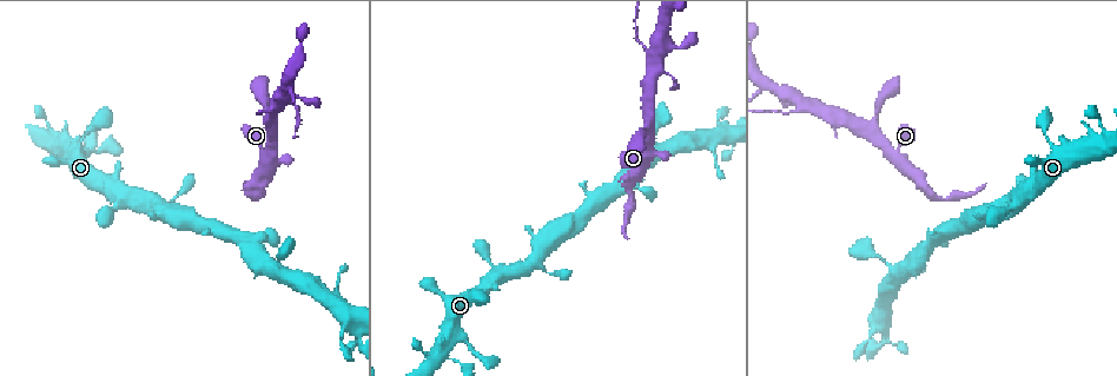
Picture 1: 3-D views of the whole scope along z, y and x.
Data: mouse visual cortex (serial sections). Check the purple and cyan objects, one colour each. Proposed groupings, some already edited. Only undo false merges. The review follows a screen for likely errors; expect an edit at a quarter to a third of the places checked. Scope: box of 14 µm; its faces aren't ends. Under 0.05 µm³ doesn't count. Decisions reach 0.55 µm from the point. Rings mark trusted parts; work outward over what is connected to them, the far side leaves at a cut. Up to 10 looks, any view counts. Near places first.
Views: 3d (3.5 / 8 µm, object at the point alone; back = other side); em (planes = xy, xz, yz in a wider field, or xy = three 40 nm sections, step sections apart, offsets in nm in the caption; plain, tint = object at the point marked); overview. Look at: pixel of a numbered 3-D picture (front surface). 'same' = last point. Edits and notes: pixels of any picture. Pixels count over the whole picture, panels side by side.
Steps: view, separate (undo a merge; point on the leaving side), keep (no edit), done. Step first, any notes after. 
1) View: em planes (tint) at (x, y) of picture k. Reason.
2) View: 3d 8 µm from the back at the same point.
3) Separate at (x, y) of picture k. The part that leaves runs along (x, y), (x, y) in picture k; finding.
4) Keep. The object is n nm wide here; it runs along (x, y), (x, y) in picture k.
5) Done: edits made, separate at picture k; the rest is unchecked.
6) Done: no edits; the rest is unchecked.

View: 3d 8 µm at (1101, 121) of picture 1. Thin neck.

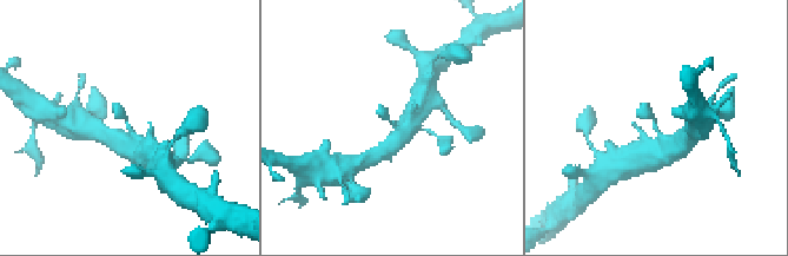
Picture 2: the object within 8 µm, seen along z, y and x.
View: 3d 3.5 µm at (655, 119) of picture 2.

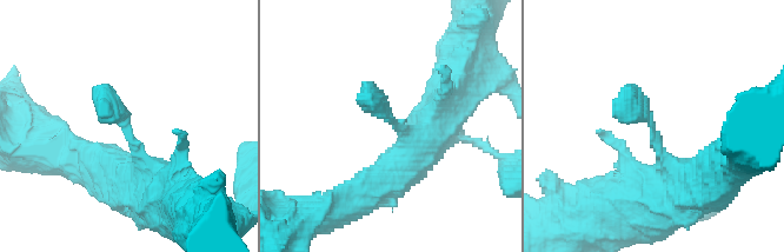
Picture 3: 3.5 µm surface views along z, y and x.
View: em xy step 5 (tint) at (652, 124) of picture 3. Now the EM.

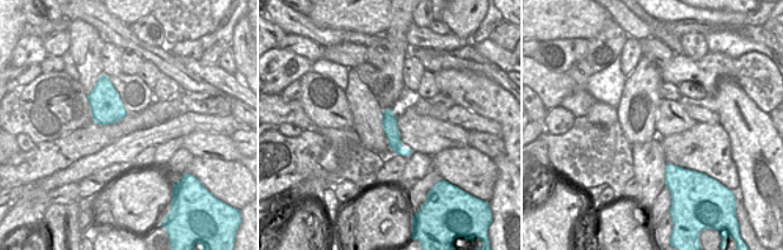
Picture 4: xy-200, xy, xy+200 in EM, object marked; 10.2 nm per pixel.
Keep. It runs along (167, 184), (98, 100) in picture 3; continuous, no second cell.

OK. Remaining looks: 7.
View: 3d 3.5 µm at (266, 164) of picture 1. Thick turns thin.

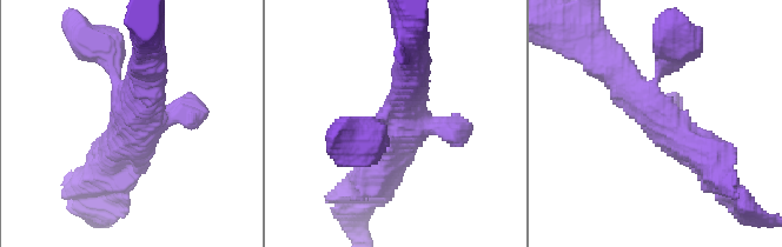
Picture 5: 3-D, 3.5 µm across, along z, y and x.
View: em xy step 1 (tint) at (669, 127) of picture 5. The arms are 150, 500 nm wide.

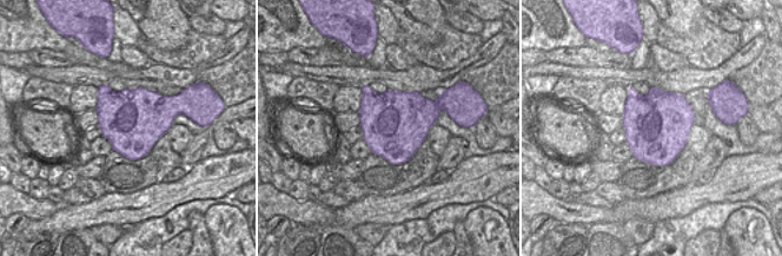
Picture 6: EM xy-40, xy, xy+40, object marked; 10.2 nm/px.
Keep. The object is 650 nm wide here; it runs along (665, 62), (654, 109), (720, 175) in picture 5; one cell here.

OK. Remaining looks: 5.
View: 3d 8 µm from the back at (279, 111) of picture 1. Branch point.

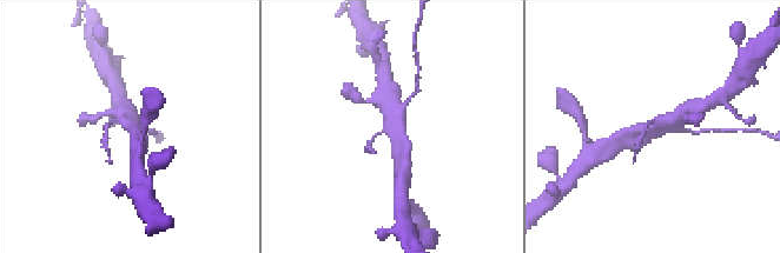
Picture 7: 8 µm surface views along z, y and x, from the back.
View: 3d 3.5 µm at (395, 122) of picture 7.

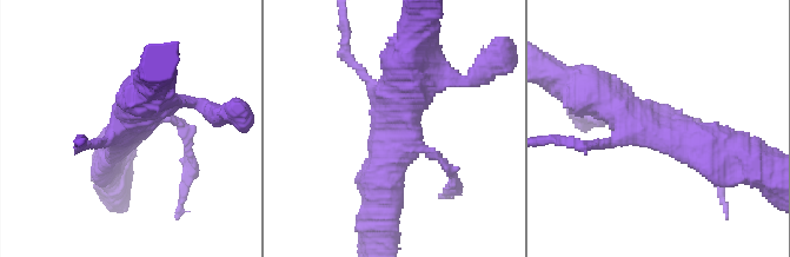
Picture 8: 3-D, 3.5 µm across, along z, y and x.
View: em xy step 3 (tint) at (661, 128) of picture 8.

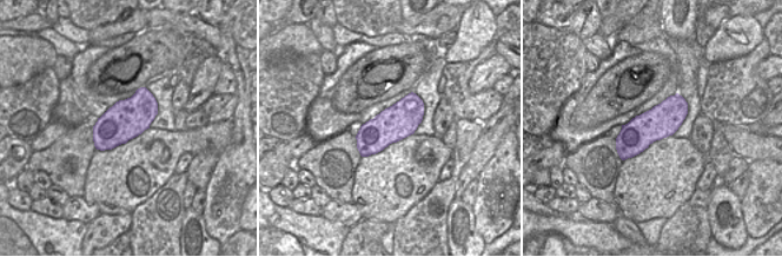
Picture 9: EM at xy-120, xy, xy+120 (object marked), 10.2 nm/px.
Keep. It runs along (730, 149), (598, 98) in picture 8; continuous, no second cell.

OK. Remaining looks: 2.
Done: no edits; the rest is unchecked.

